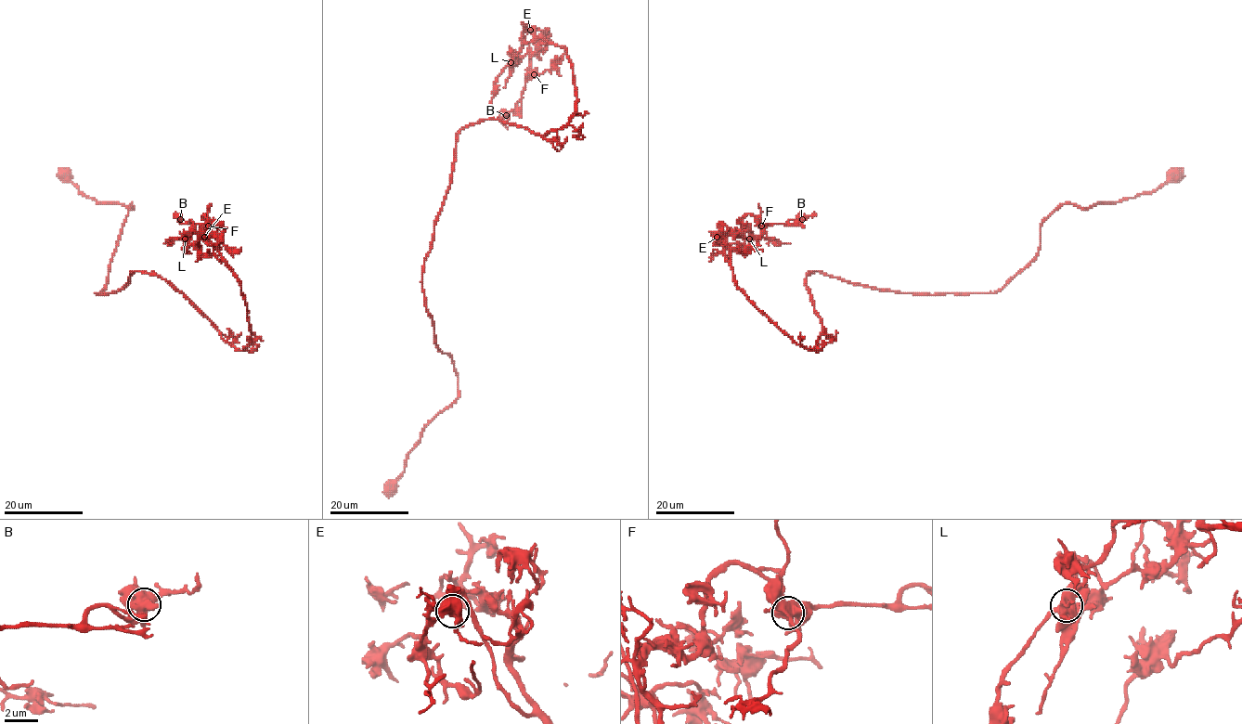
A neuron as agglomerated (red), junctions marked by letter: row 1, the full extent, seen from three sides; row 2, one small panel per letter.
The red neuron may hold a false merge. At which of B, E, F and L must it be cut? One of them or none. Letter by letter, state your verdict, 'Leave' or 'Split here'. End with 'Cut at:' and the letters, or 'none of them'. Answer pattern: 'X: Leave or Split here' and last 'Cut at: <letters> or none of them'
B: Leave
E: Leave
F: Leave
L: Leave
Cut at: none of them

